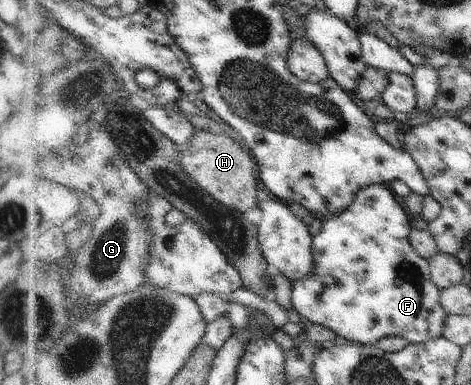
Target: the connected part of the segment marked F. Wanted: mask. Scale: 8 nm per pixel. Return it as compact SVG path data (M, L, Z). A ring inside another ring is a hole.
M374 184L361 189L353 206L344 215L328 219L321 232L314 236L318 271L302 281L292 282L293 307L313 323L364 345L376 345L386 337L403 337L412 344L442 337L451 314L442 303L441 287L433 279L431 260L414 247L414 228L413 219L390 184Z

